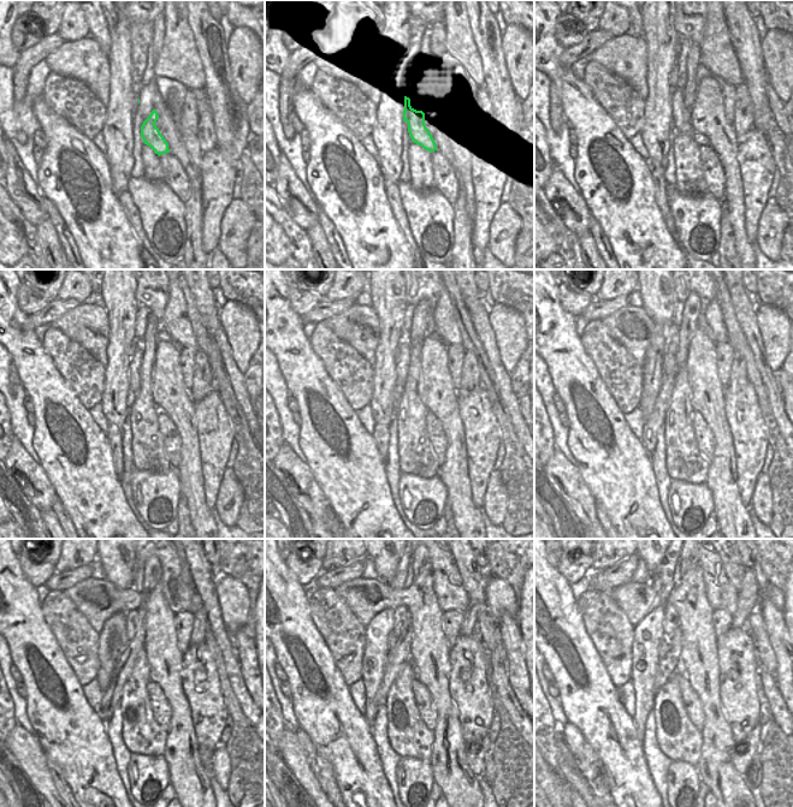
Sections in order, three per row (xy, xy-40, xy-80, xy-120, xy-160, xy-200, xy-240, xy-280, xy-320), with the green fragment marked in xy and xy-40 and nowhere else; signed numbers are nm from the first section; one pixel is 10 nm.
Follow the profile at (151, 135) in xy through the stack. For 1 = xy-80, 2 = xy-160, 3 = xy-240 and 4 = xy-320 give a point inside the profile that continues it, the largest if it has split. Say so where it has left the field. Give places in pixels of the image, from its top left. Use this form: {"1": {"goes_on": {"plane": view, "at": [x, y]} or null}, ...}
{"1": {"goes_on": {"plane": "xy-80", "at": [681, 119]}}, "2": {"goes_on": {"plane": "xy-160", "at": [403, 351]}}, "3": {"goes_on": {"plane": "xy-240", "at": [131, 618]}}, "4": {"goes_on": {"plane": "xy-320", "at": [670, 623]}}}

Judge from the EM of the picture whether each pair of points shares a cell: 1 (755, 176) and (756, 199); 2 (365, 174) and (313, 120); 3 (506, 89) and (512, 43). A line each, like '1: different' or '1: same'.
1: same
2: same
3: different

